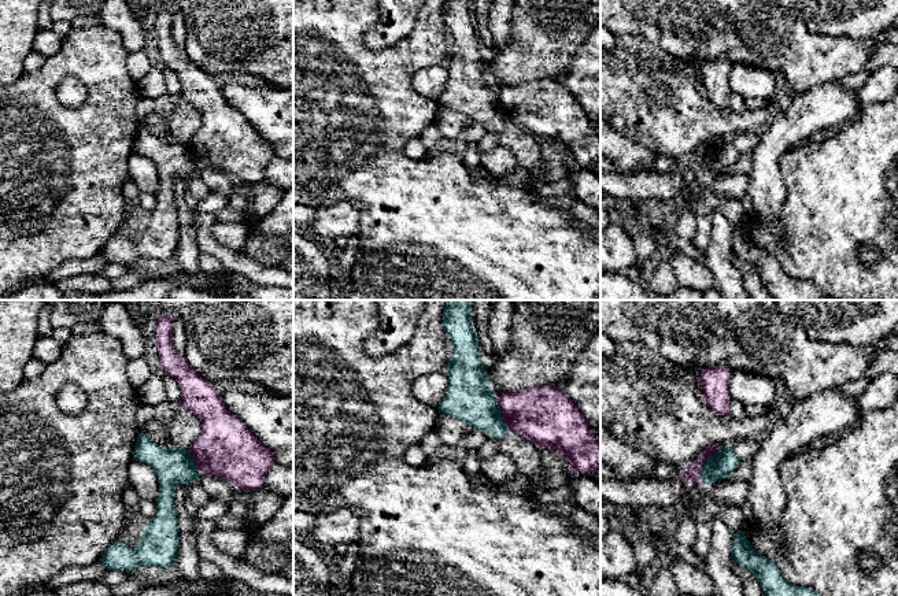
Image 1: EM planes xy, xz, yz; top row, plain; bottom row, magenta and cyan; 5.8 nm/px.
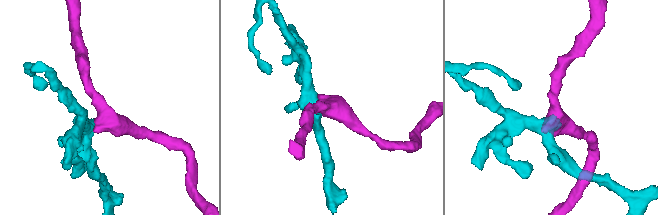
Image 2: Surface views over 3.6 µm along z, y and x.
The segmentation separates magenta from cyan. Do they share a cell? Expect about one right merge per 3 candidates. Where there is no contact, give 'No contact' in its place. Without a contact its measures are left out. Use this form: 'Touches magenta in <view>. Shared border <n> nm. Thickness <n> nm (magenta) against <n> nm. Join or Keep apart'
Touches magenta in yz. Shared border 260 nm. Thickness 100 nm (magenta) against 150 nm. Keep apart

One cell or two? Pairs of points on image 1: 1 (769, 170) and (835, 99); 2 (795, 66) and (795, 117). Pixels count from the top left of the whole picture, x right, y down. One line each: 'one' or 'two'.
1: one
2: two

